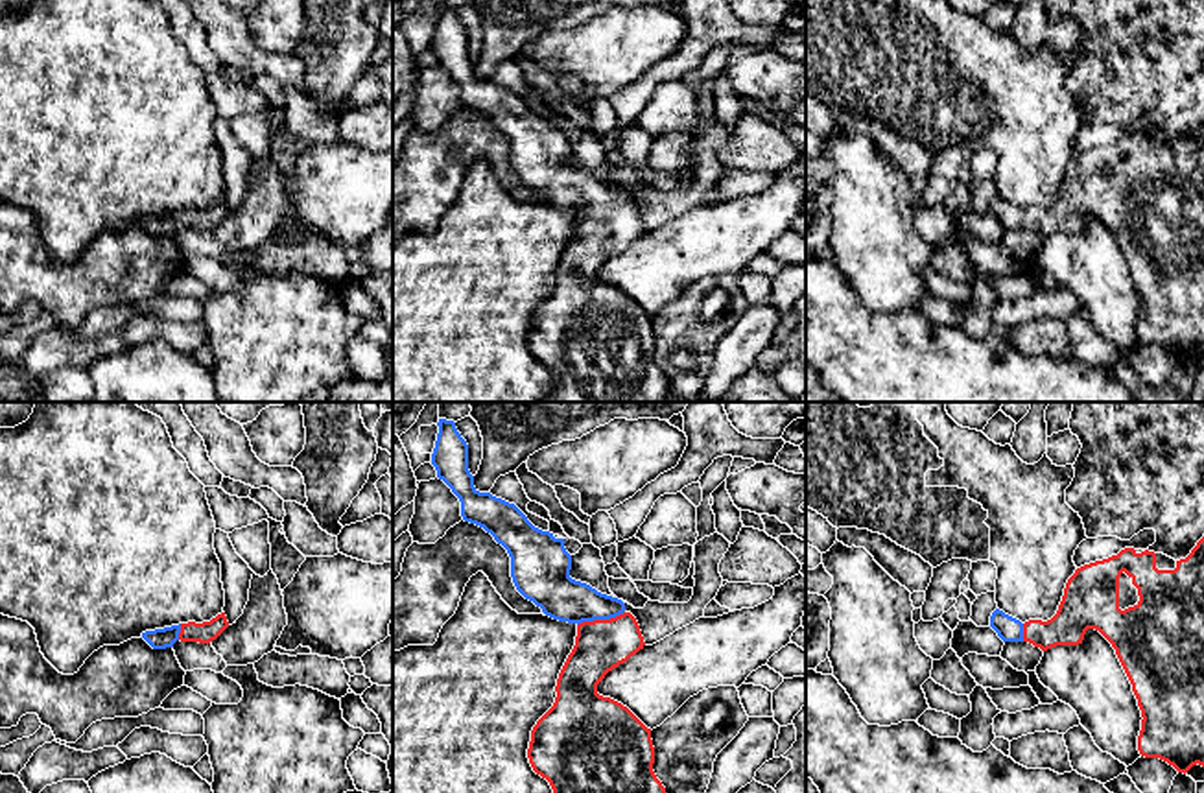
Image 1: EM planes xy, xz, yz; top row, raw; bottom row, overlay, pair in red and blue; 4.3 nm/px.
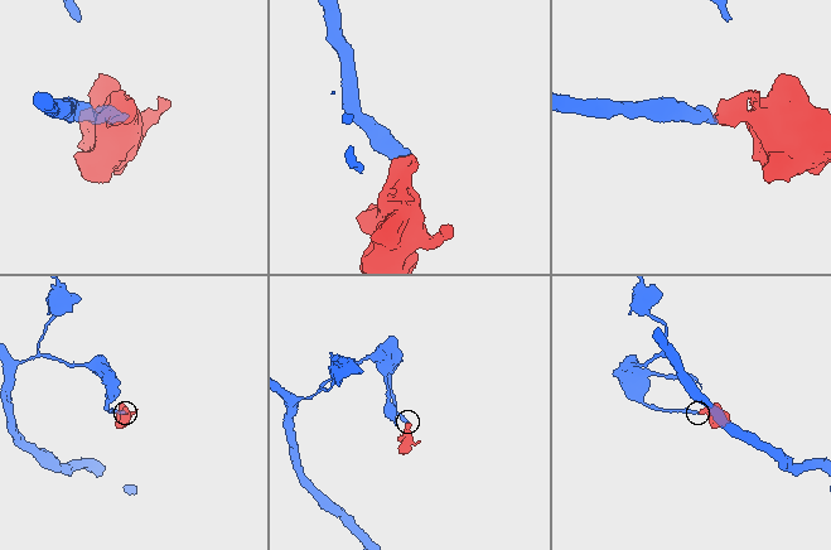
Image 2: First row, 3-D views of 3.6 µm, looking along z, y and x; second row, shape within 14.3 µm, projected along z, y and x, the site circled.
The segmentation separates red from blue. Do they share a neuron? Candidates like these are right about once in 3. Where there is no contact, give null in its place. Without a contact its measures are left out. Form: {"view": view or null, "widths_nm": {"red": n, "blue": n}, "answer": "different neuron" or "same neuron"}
{"view": "xz", "widths_nm": {"red": 220, "blue": 200}, "answer": "same neuron"}

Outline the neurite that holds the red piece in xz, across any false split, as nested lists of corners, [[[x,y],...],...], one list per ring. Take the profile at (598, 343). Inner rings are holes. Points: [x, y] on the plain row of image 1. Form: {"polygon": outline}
{"polygon": [[[439,6],[437,13],[431,52],[459,85],[463,107],[483,114],[507,136],[513,170],[525,186],[546,203],[577,212],[575,232],[557,266],[555,290],[533,314],[527,336],[533,358],[553,376],[553,387],[540,402],[664,402],[667,382],[653,358],[651,315],[621,290],[597,280],[608,258],[643,236],[636,205],[621,186],[570,164],[572,142],[564,125],[535,114],[514,90],[479,79],[468,57],[468,31],[455,9]]]}

